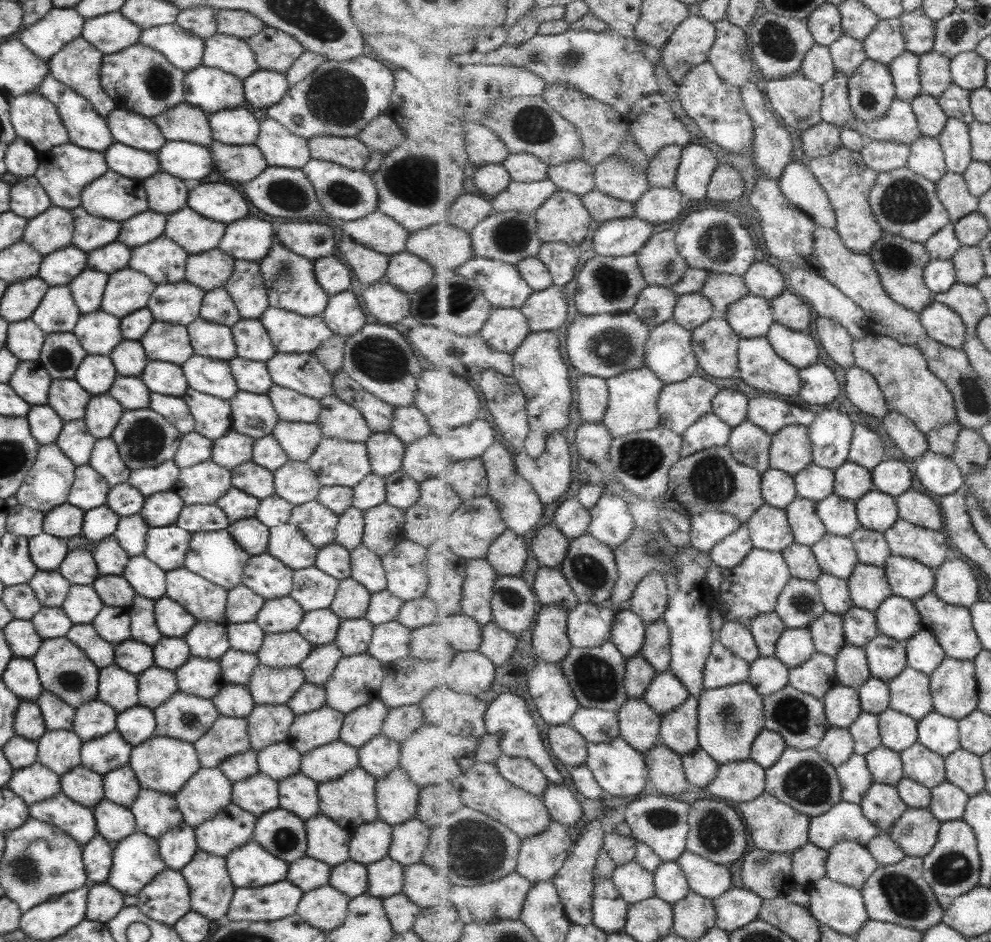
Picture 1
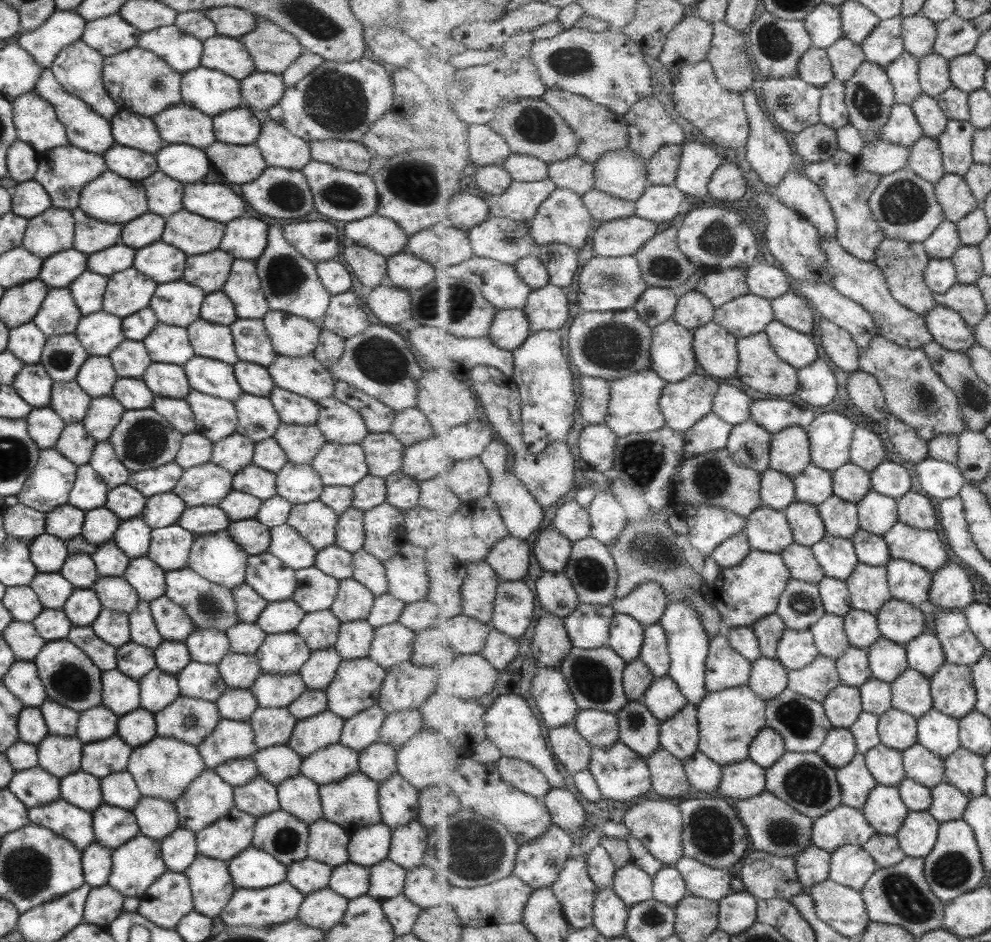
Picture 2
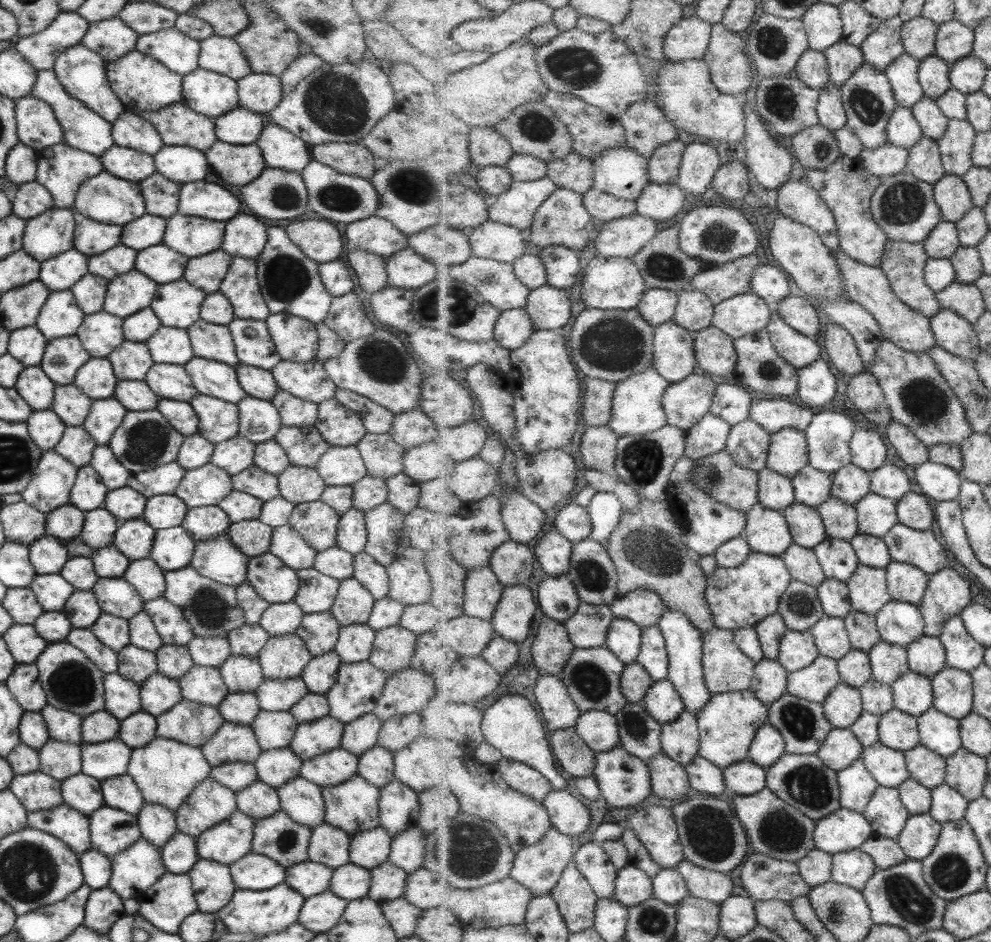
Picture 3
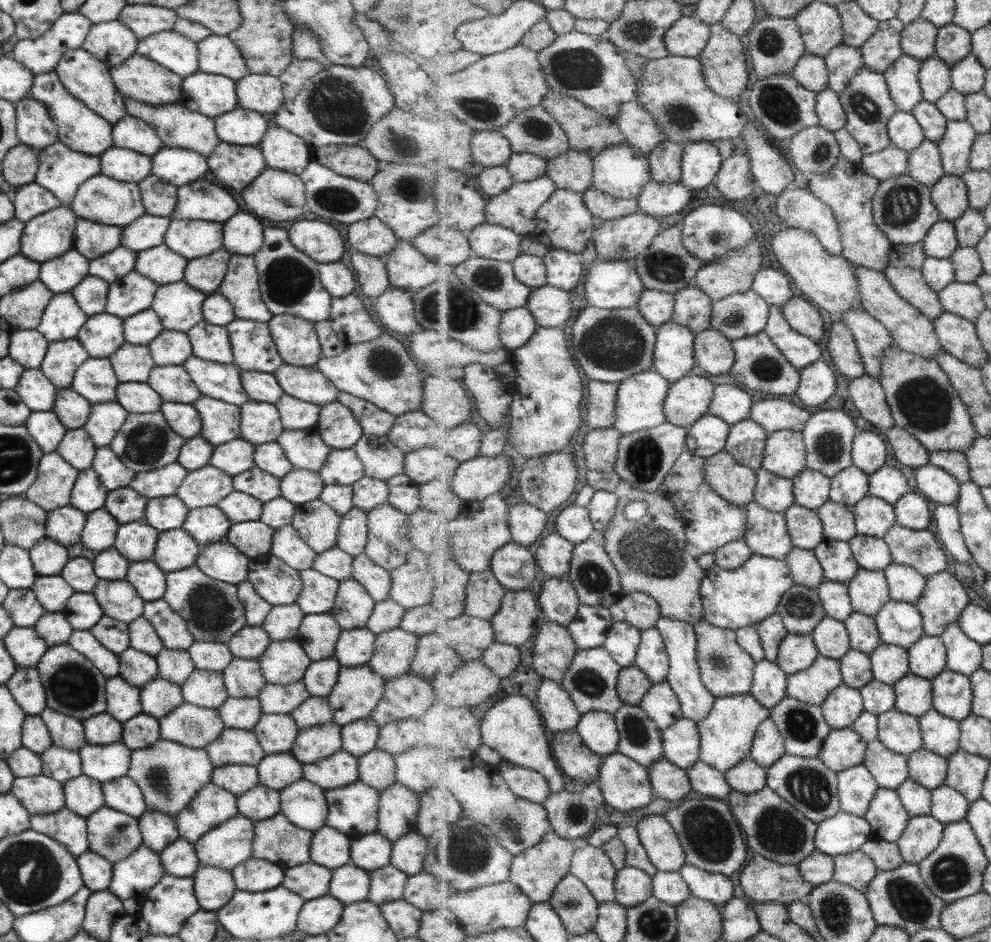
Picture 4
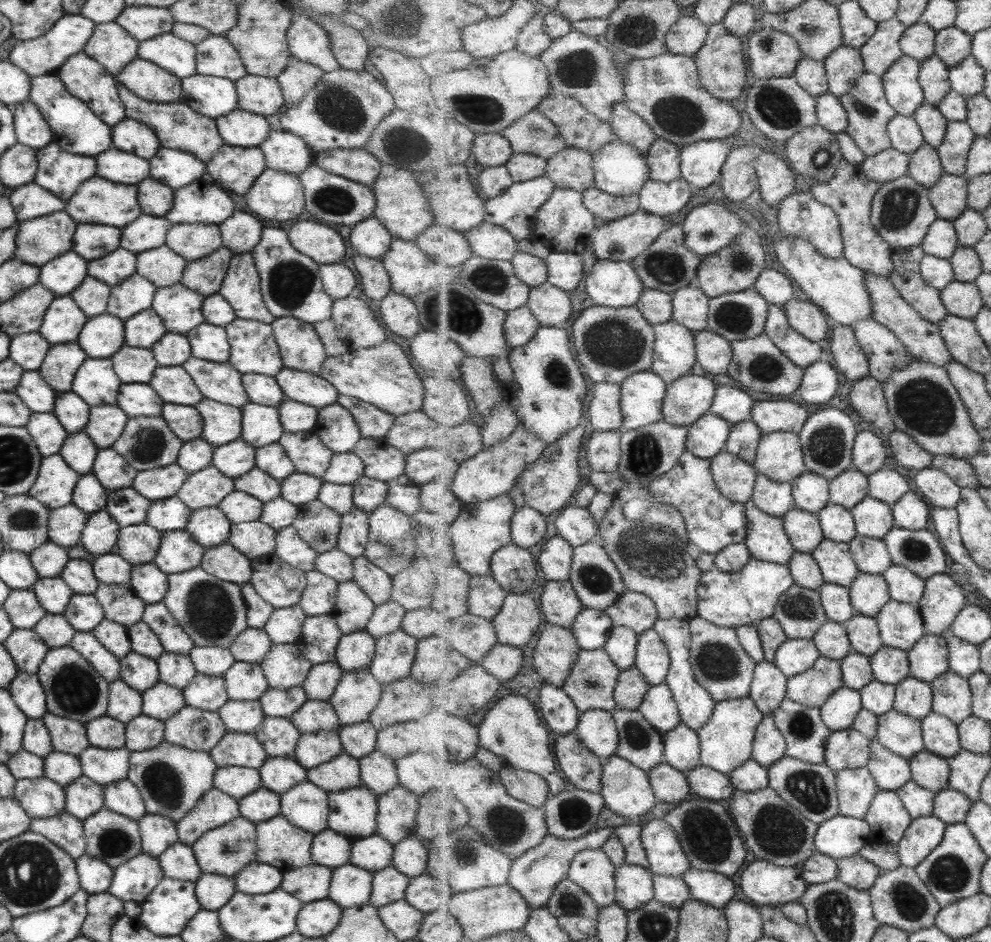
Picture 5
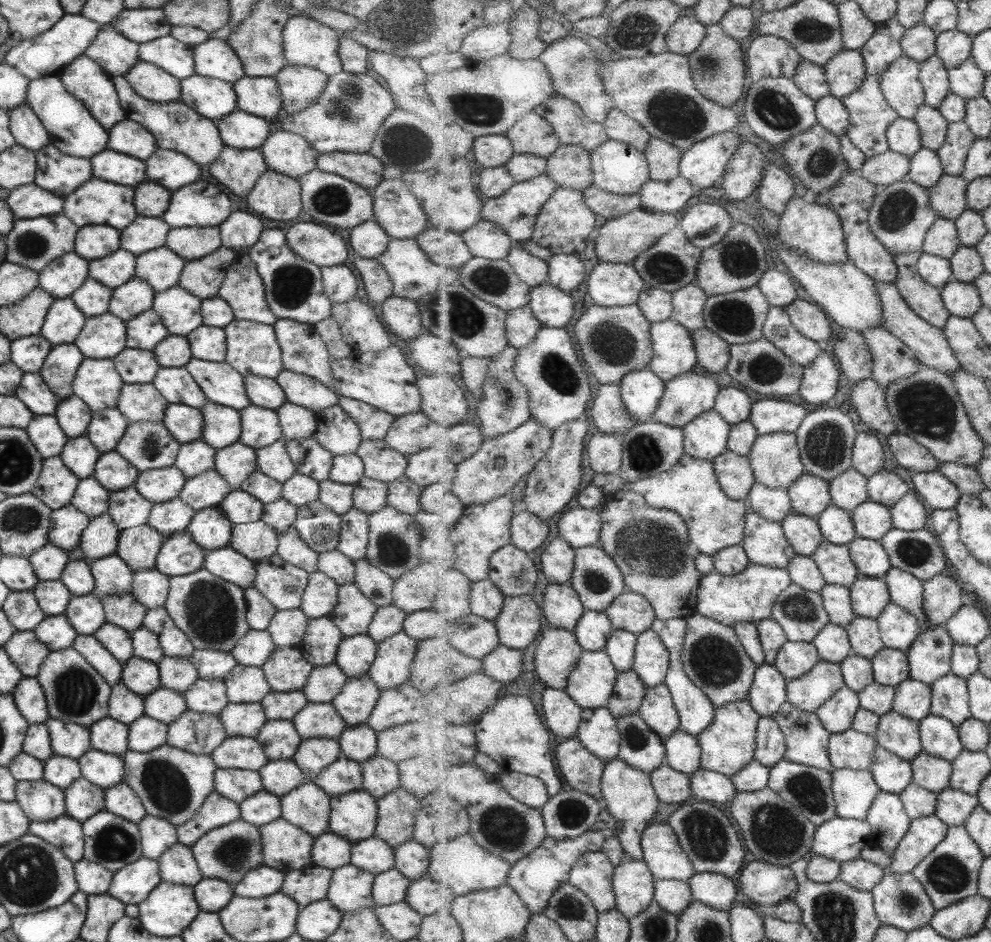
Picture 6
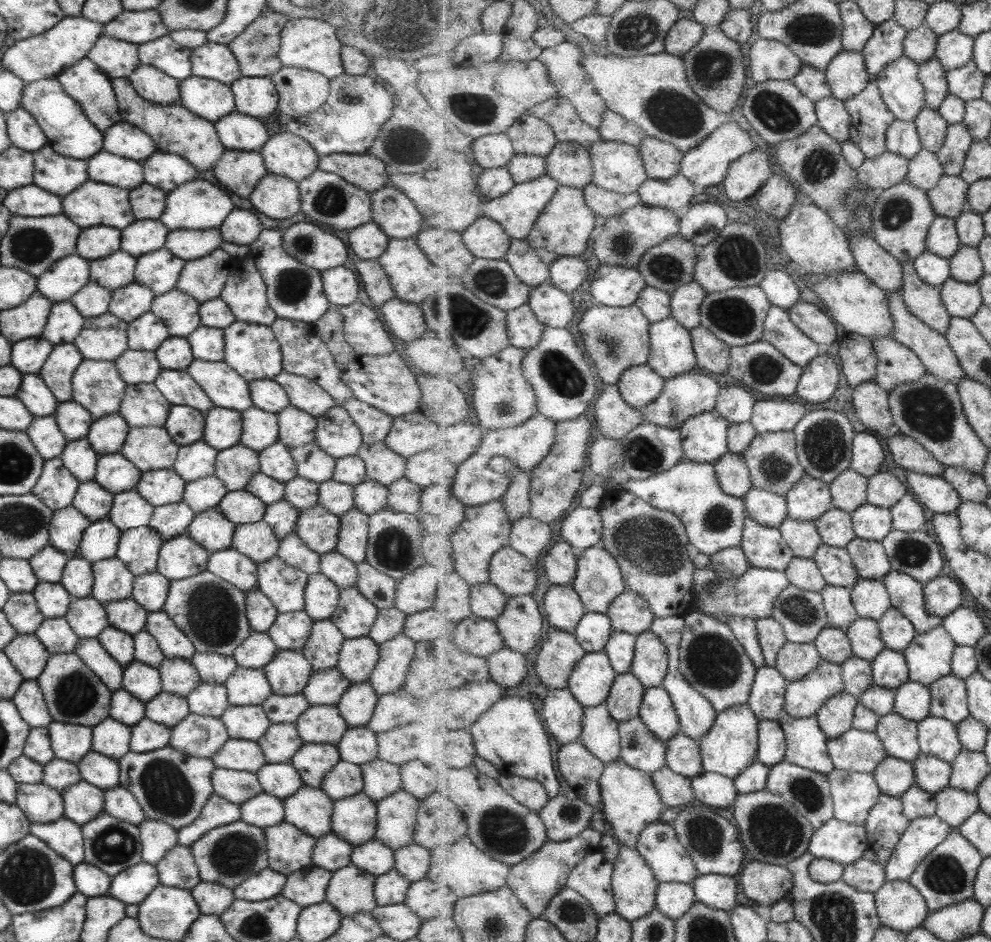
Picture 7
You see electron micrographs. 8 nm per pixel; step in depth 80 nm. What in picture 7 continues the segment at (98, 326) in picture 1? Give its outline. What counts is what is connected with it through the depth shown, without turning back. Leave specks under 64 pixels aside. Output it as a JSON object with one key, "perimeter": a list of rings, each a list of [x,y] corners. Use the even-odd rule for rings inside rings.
{"perimeter":[[[108,312],[84,318],[80,333],[72,343],[85,360],[114,361],[128,349],[126,328],[125,321]]]}

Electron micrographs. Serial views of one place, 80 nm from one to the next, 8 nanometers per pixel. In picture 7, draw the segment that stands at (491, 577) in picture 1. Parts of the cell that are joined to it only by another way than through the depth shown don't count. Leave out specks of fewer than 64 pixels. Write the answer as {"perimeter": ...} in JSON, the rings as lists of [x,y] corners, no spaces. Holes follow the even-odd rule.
{"perimeter":[[[491,582],[472,586],[472,611],[478,617],[495,621],[504,614],[508,599],[509,596]]]}

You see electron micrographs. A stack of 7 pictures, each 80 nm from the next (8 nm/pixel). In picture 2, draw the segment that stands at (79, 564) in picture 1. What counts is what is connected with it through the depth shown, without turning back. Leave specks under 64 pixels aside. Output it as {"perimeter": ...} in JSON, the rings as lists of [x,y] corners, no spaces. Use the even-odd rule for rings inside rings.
{"perimeter":[[[74,553],[66,558],[59,574],[74,588],[89,589],[99,577],[91,557],[86,553]]]}

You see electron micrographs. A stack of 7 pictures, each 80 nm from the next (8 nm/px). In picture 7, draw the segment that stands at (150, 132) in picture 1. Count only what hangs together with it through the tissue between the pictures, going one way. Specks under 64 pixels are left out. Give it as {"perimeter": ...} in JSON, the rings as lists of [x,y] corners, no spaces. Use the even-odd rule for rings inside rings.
{"perimeter":[[[125,121],[112,124],[102,133],[102,149],[138,162],[144,161],[156,151],[147,134]]]}

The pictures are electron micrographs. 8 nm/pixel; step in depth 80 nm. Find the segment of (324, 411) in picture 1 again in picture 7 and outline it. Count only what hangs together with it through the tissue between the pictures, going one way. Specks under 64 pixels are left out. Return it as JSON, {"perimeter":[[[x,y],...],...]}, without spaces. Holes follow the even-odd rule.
{"perimeter":[[[335,405],[314,419],[316,420],[314,444],[321,451],[333,459],[357,455],[362,444],[362,436],[342,406]]]}

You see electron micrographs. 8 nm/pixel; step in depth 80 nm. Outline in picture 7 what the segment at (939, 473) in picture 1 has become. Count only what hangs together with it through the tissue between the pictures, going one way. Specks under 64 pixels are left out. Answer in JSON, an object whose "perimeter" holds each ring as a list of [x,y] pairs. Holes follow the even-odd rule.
{"perimeter":[[[909,471],[907,483],[913,495],[917,496],[917,501],[921,501],[933,513],[955,513],[963,502],[956,488],[941,475]]]}

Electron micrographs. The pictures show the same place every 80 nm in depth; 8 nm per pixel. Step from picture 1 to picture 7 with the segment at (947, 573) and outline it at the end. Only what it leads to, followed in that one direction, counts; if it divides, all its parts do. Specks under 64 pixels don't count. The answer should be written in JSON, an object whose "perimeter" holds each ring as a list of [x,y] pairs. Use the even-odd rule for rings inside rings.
{"perimeter":[[[947,576],[927,582],[924,585],[924,597],[928,611],[943,618],[951,615],[963,602],[961,587],[955,579],[951,580]]]}

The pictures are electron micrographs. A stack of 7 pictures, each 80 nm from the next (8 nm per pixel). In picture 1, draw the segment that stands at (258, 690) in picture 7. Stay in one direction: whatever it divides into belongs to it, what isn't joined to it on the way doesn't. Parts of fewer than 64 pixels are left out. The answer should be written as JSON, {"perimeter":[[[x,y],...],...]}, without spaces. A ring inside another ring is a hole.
{"perimeter":[[[231,648],[217,661],[220,666],[221,678],[225,684],[241,684],[243,686],[248,684],[254,667],[259,663],[256,654],[237,652]]]}

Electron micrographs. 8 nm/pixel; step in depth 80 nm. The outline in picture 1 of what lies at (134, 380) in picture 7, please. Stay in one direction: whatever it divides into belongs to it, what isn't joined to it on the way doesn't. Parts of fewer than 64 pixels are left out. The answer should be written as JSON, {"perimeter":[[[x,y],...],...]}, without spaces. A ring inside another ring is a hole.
{"perimeter":[[[125,339],[113,347],[108,357],[119,376],[138,377],[149,361],[139,341]]]}

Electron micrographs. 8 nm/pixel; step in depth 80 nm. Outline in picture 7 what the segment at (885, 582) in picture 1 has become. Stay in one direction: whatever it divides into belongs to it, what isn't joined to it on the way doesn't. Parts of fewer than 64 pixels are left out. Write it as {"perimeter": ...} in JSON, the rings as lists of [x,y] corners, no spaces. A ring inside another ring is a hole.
{"perimeter":[[[861,577],[852,588],[852,601],[860,617],[878,621],[893,607],[888,586],[877,579]]]}

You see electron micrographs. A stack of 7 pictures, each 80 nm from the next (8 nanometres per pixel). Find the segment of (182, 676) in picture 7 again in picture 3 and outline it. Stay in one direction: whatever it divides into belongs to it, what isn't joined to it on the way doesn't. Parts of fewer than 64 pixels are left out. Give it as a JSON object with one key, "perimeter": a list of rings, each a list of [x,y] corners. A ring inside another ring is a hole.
{"perimeter":[[[167,644],[158,648],[156,656],[156,672],[171,680],[179,680],[193,666],[186,646]]]}

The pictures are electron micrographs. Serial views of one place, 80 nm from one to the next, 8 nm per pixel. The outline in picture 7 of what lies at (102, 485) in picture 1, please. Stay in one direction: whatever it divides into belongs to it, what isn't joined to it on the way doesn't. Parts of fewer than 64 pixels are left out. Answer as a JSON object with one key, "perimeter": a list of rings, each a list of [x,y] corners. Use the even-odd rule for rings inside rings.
{"perimeter":[[[86,480],[78,484],[71,507],[91,523],[108,516],[112,499],[113,495],[101,488],[101,485],[94,480]]]}

